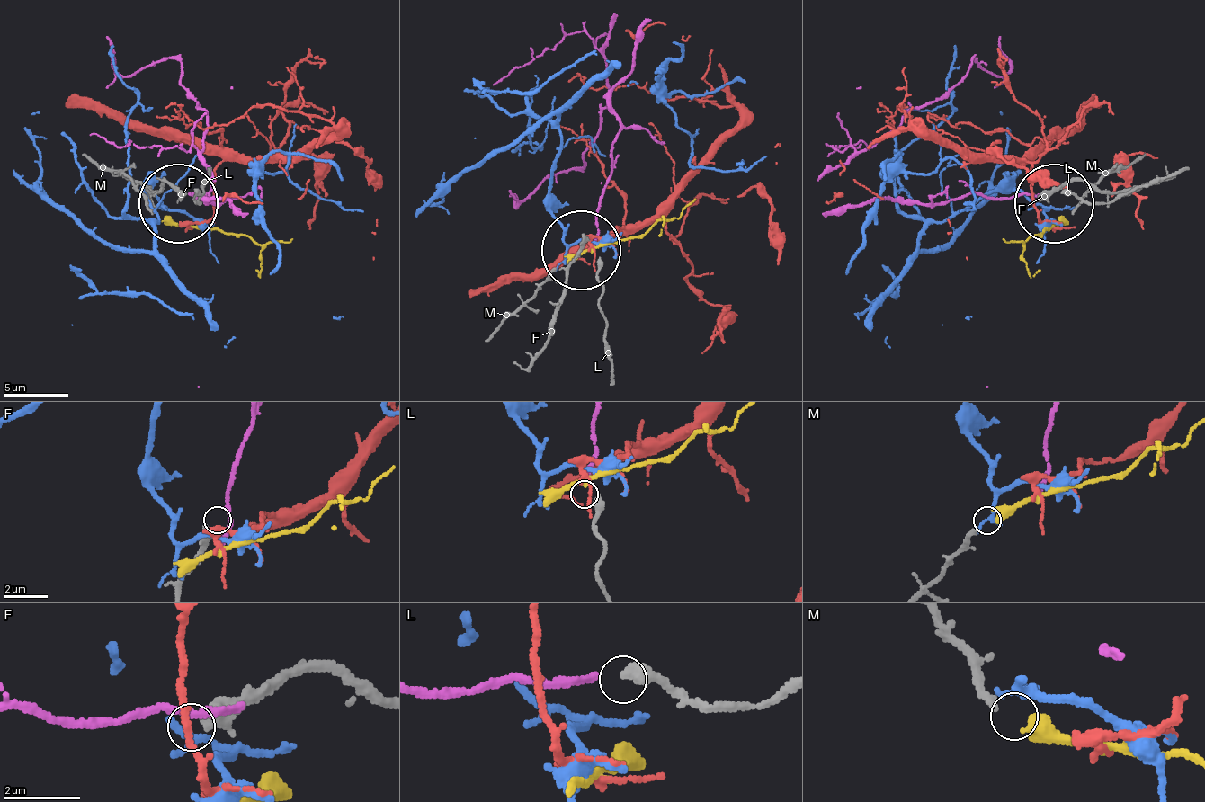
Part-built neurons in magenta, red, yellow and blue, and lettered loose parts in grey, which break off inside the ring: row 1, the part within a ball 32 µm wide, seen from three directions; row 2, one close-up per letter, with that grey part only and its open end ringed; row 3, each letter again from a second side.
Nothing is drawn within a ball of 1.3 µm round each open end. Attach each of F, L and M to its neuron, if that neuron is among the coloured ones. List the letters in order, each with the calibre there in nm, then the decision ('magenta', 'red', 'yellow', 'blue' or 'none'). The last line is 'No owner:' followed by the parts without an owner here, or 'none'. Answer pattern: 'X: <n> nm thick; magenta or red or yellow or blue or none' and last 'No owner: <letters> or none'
F: 480 nm thick; none
L: 380 nm thick; magenta
M: 200 nm thick; yellow
No owner: F

